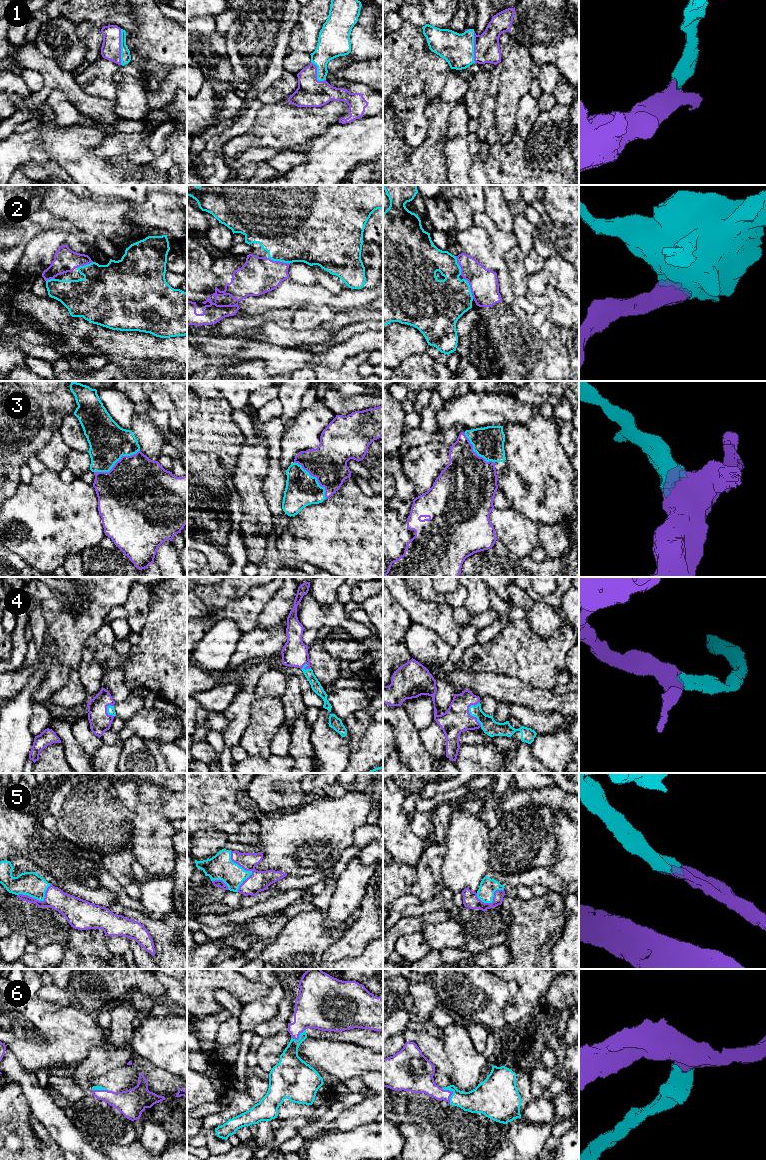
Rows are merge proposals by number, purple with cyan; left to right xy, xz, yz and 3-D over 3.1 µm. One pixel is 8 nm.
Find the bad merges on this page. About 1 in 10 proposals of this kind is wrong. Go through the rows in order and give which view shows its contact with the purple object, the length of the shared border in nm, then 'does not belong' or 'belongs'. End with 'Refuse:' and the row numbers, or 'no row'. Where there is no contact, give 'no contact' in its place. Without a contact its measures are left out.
1: contact in xy; length 280 nm; belongs
2: contact in yz; length 190 nm; belongs
3: contact in xy; length 400 nm; belongs
4: contact in yz; length 200 nm; belongs
5: contact in xz; length 340 nm; belongs
6: contact in yz; length 150 nm; belongs
Refuse: no row

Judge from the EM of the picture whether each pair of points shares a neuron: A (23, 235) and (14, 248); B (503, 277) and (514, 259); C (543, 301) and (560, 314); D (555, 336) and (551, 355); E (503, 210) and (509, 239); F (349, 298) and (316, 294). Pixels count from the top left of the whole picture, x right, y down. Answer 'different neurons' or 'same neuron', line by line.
A: same neuron
B: different neurons
C: different neurons
D: same neuron
E: different neurons
F: same neuron

